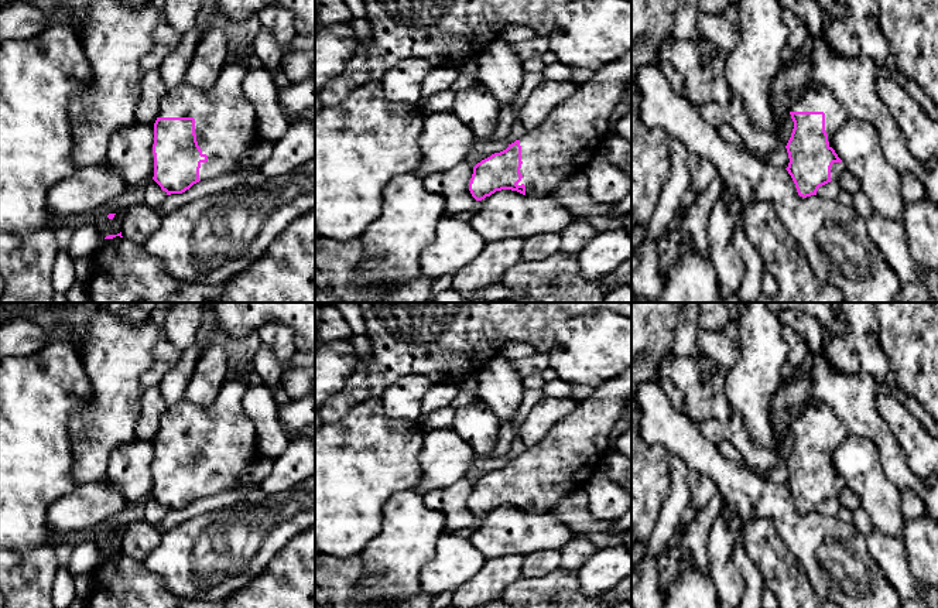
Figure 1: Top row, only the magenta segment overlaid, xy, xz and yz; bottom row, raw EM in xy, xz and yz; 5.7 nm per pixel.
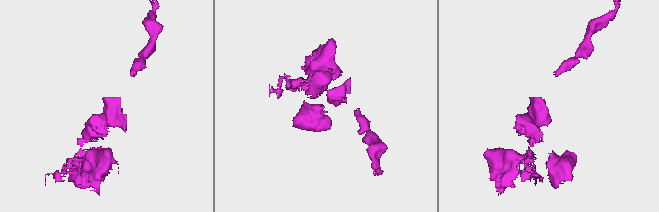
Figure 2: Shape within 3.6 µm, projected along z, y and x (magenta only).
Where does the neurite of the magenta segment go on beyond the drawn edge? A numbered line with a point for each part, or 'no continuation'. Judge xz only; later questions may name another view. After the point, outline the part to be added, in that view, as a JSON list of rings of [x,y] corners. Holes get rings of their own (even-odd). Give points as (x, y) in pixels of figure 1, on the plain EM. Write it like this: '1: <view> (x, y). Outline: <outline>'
1: xz (565, 460). Outline: [[[631,368],[595,387],[586,400],[579,402],[566,417],[552,426],[537,445],[520,455],[523,495],[517,502],[526,502],[526,512],[548,512],[566,496],[585,488],[598,471],[600,460],[609,452],[609,435],[615,424],[624,417],[629,399],[631,399]]]

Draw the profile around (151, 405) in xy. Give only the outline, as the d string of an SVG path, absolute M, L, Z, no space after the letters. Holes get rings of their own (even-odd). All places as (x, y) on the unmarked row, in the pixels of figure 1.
M158 387L144 389L140 396L136 438L154 444L160 428L160 419L167 409Z

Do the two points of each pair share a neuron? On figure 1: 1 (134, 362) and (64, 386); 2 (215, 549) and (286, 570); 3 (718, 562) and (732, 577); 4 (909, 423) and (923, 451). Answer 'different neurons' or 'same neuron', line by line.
1: different neurons
2: different neurons
3: same neuron
4: same neuron

